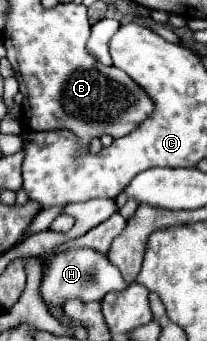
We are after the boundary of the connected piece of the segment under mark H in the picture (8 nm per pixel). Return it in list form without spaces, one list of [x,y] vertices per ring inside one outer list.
[[[71,247],[65,251],[57,251],[43,261],[43,275],[39,285],[39,295],[43,303],[51,303],[53,307],[63,307],[69,299],[77,299],[83,303],[101,301],[109,291],[121,291],[127,283],[123,281],[119,269],[109,263],[109,259],[89,247]]]

